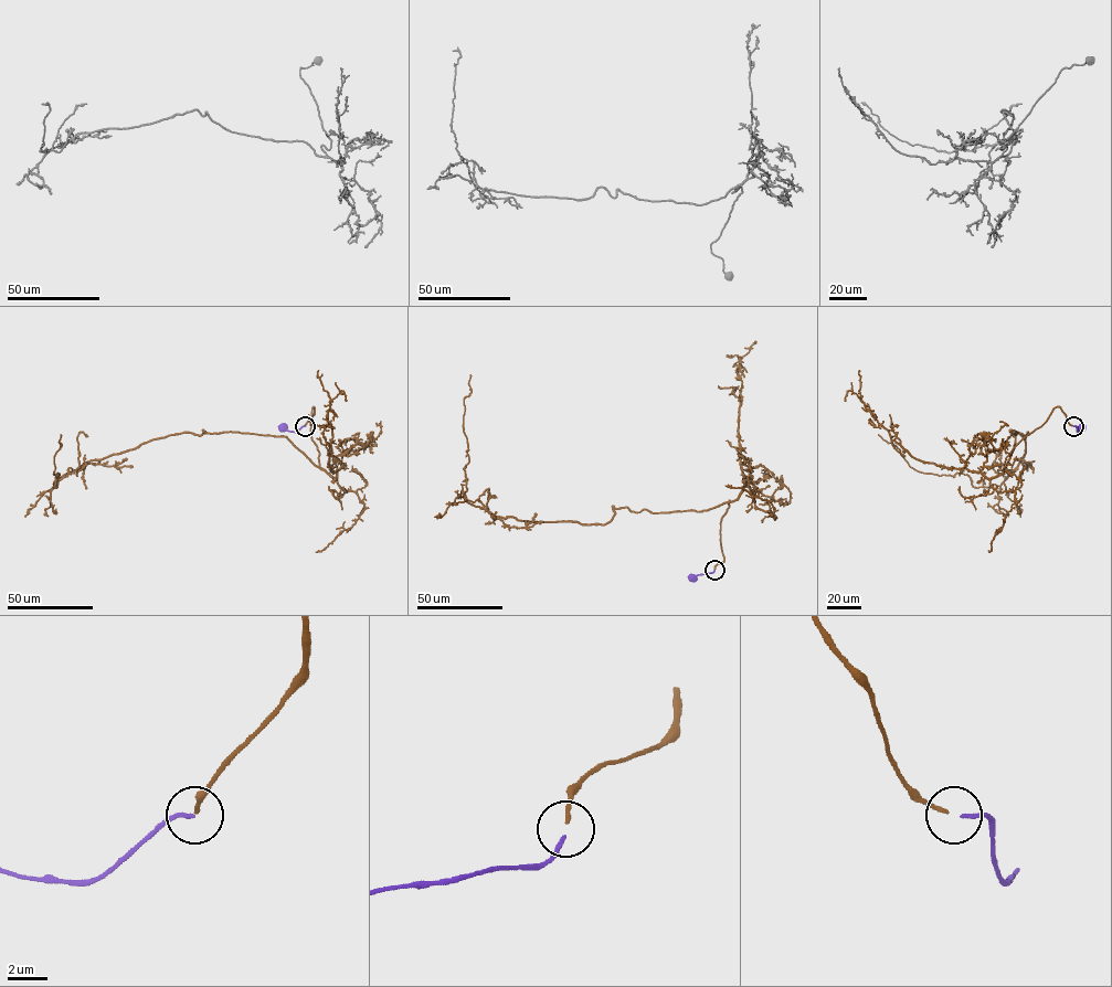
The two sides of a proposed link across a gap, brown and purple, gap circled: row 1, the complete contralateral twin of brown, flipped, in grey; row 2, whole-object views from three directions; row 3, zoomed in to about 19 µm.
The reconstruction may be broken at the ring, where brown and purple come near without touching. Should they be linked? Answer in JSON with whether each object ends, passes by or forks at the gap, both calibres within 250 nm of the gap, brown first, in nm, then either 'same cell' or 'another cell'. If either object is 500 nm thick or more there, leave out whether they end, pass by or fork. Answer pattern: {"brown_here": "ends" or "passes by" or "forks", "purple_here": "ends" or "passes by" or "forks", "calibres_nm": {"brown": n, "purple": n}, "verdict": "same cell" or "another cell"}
{"brown_here": "ends", "purple_here": "ends", "calibres_nm": {"brown": 200, "purple": 200}, "verdict": "same cell"}

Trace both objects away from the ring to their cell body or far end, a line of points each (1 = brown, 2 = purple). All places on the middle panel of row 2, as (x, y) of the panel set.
1: (715, 569), (729, 500), (698, 511), (613, 507), (603, 524), (521, 521), (467, 502), (470, 374)
2: (715, 570), (692, 575)

